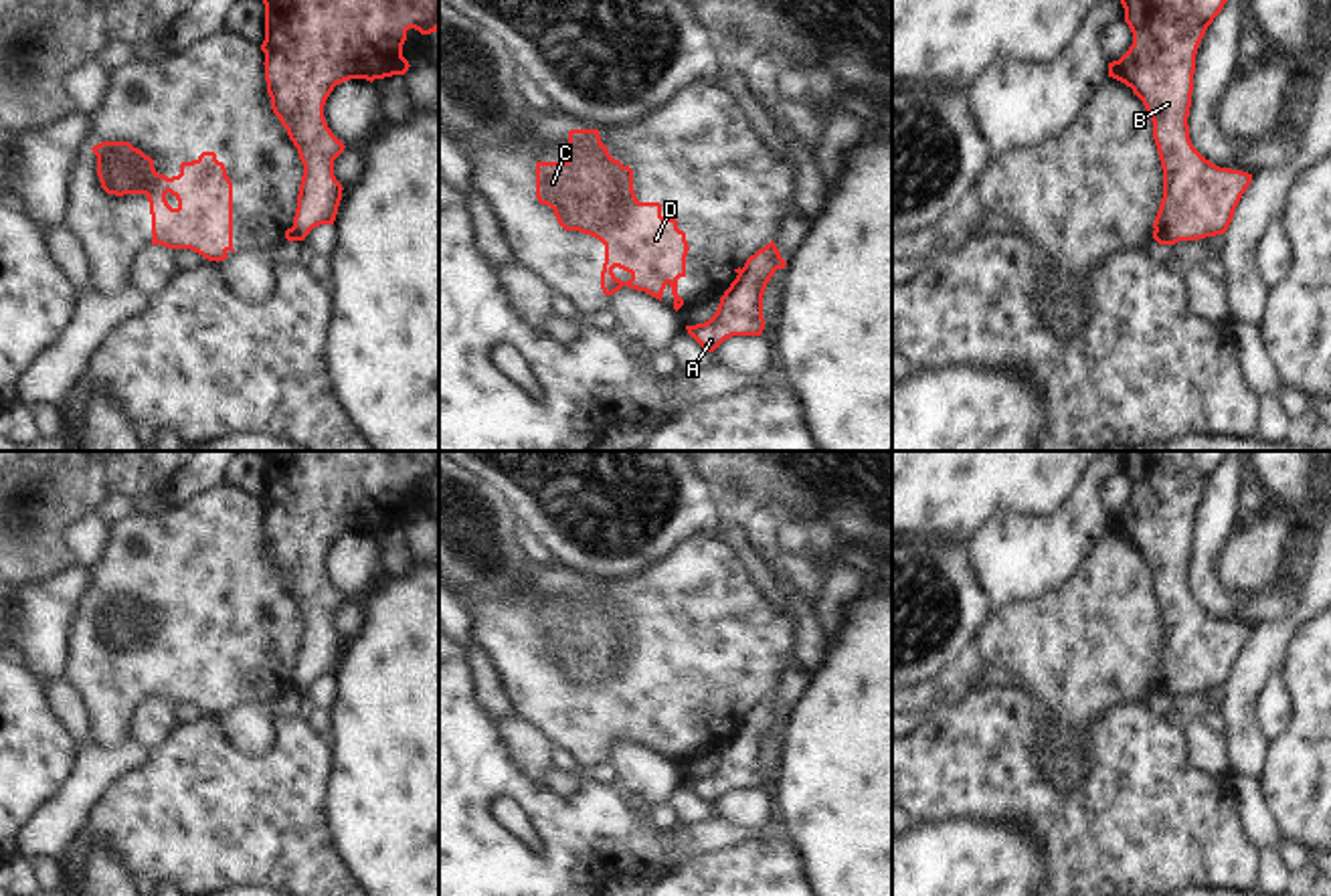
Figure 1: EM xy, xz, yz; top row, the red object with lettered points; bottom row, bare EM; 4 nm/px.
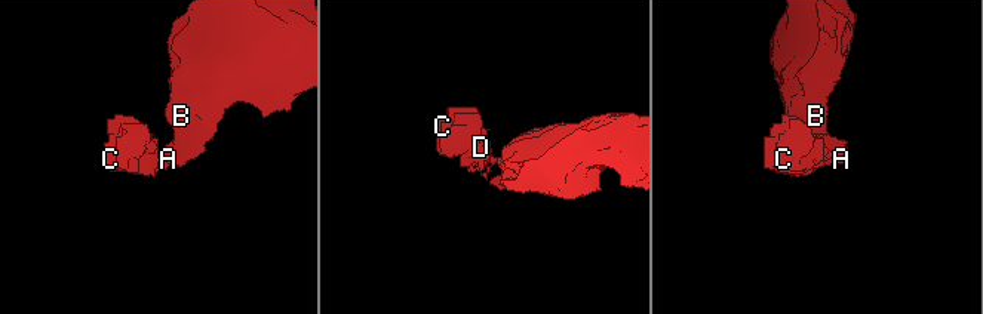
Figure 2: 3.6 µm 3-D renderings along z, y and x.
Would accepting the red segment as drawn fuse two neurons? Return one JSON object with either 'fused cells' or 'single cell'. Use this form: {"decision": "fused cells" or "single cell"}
{"decision": "fused cells"}

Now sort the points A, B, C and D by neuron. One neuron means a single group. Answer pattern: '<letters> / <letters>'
A B / C D

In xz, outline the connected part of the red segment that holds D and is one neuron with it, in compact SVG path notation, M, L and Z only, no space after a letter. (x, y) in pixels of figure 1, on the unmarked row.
M599 583L568 585L566 615L536 615L536 651L554 663L564 684L579 684L605 698L601 742L617 746L623 738L645 744L661 754L670 738L674 763L684 758L678 732L686 730L688 694L676 671L661 669L659 655L639 655L633 643L633 623L615 613L601 595Z

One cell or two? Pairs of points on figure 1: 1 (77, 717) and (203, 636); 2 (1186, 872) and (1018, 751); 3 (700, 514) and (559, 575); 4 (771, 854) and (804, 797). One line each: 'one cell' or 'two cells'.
1: two cells
2: one cell
3: two cells
4: two cells

